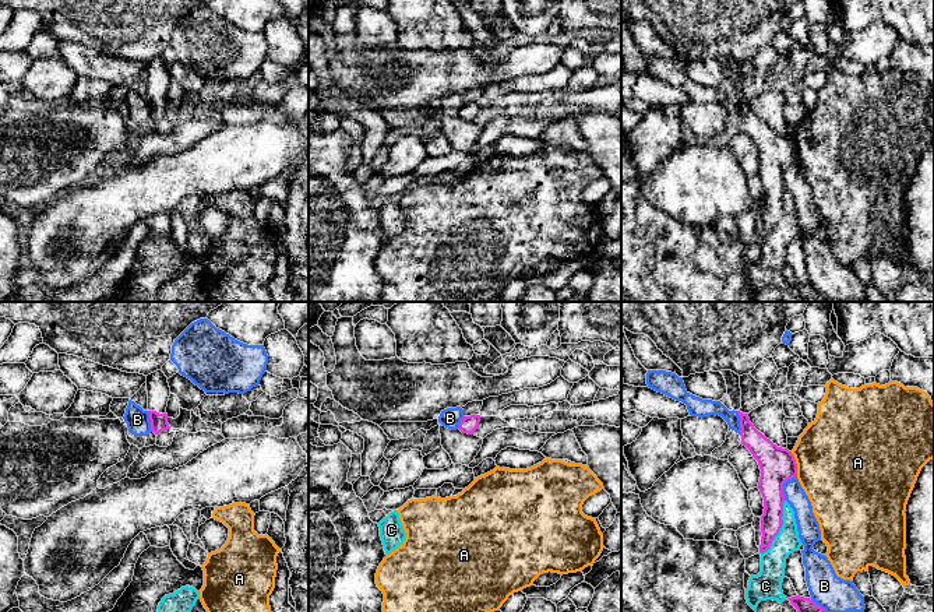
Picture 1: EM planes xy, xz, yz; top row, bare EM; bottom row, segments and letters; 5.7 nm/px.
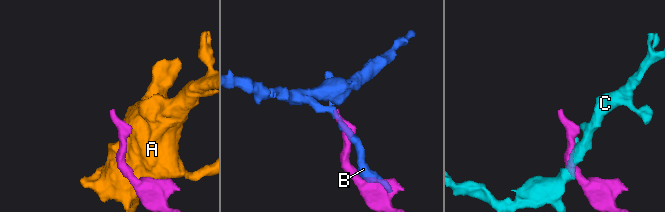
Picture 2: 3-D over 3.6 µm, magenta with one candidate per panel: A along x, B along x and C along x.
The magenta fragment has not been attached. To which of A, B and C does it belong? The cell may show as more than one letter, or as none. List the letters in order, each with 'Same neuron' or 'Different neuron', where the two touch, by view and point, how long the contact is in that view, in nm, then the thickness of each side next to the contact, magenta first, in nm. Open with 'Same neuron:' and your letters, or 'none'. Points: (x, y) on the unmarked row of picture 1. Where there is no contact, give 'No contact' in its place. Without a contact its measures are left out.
Same neuron: none
A: Different neuron. Touches magenta at yz (796, 151). Shared border 150 nm. Thickness 200 nm (magenta) against 500 nm
B: Different neuron. Touches magenta at yz (782, 172). Shared border 160 nm. Thickness 200 nm (magenta) against 120 nm
C: Different neuron. Touches magenta at yz (781, 214). Shared border 340 nm. Thickness 140 nm (magenta) against 140 nm

